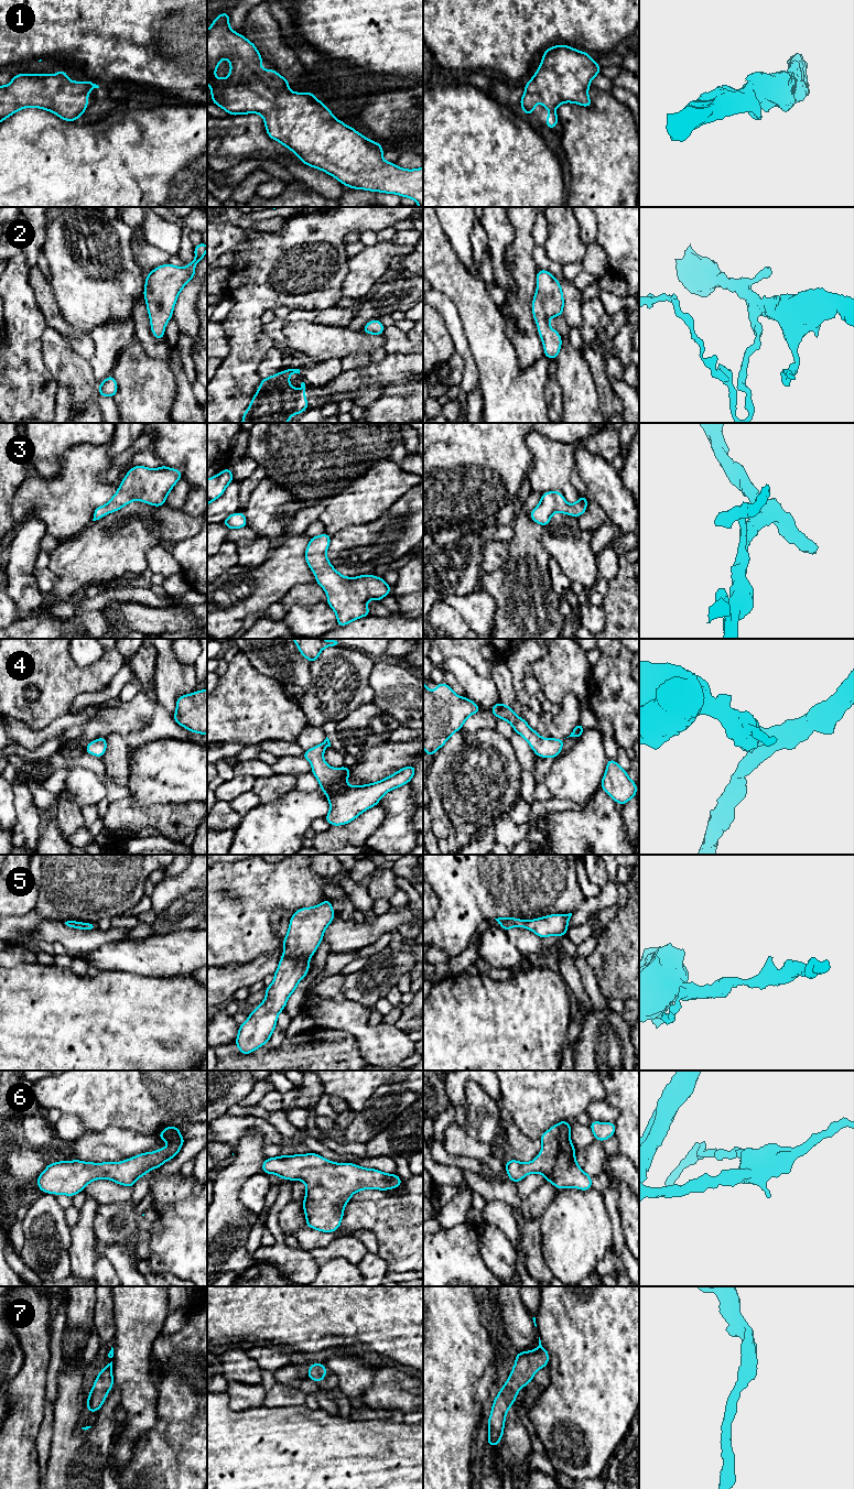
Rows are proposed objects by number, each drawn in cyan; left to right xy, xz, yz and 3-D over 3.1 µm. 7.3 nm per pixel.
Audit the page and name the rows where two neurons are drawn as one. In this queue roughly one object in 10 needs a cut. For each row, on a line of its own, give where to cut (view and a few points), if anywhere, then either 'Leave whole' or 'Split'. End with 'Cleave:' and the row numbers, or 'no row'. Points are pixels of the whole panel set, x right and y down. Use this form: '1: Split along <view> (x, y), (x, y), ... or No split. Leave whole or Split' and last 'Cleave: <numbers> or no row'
1: No split. Leave whole
2: No split. Leave whole
3: No split. Leave whole
4: No split. Leave whole
5: No split. Leave whole
6: No split. Leave whole
7: No split. Leave whole
Cleave: no row

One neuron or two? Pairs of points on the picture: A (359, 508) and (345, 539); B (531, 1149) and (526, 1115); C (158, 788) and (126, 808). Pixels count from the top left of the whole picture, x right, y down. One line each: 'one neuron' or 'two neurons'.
A: two neurons
B: two neurons
C: two neurons

